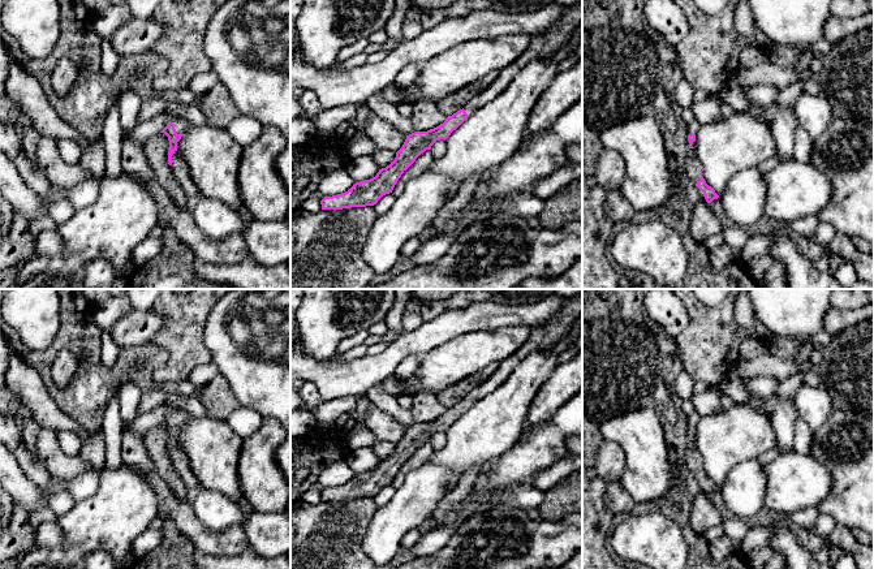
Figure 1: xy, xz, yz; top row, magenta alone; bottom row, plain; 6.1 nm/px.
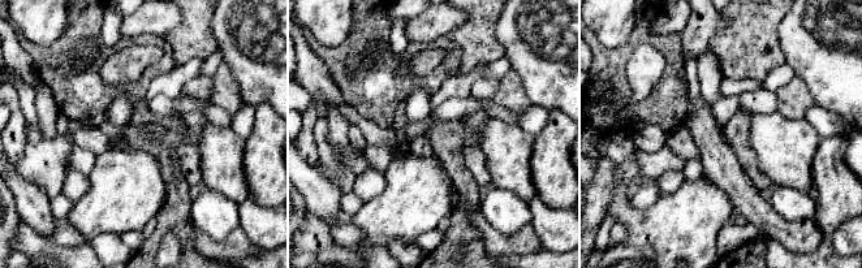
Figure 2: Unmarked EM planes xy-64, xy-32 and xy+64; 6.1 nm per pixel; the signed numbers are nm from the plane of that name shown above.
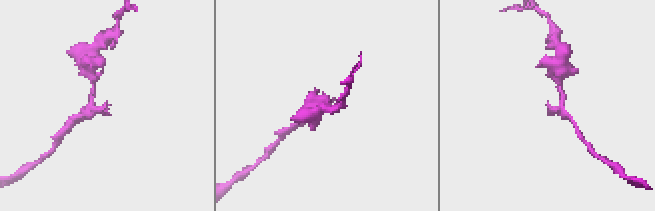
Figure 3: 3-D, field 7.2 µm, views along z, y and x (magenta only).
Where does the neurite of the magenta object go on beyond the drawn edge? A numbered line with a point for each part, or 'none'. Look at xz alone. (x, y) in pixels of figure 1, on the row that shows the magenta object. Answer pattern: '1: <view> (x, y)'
1: xz (543, 46)

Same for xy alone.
1: xy (180, 171)

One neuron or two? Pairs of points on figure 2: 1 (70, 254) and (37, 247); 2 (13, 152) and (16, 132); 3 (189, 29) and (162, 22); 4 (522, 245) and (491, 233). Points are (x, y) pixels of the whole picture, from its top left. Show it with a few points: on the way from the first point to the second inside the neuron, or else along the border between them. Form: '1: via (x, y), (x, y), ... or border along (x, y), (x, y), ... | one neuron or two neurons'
1: via (63, 254), (44, 247) | one neuron
2: via (13, 147), (14, 137) | one neuron
3: border along (182, 13), (182, 20), (162, 35) | two neurons
4: via (514, 245), (503, 245), (499, 241) | one neuron

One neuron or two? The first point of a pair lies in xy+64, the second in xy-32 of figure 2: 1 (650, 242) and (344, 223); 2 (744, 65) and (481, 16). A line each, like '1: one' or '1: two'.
1: two
2: one

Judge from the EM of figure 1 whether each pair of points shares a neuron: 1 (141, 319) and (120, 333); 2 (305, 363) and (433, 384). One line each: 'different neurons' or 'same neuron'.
1: same neuron
2: different neurons

